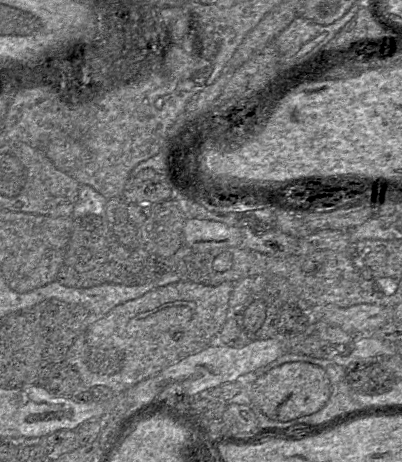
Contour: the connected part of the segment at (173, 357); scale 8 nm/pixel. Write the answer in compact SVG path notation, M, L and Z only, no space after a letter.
M181 279L120 304L103 317L96 318L77 337L67 352L66 364L78 372L86 387L107 386L114 393L123 393L184 357L218 341L218 334L228 316L228 301L233 286L234 282L229 281L207 285Z

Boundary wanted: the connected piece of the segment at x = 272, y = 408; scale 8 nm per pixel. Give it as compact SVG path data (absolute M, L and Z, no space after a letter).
M288 362L271 369L248 388L250 406L259 408L267 417L288 422L322 409L331 395L327 373L318 365L308 362Z

